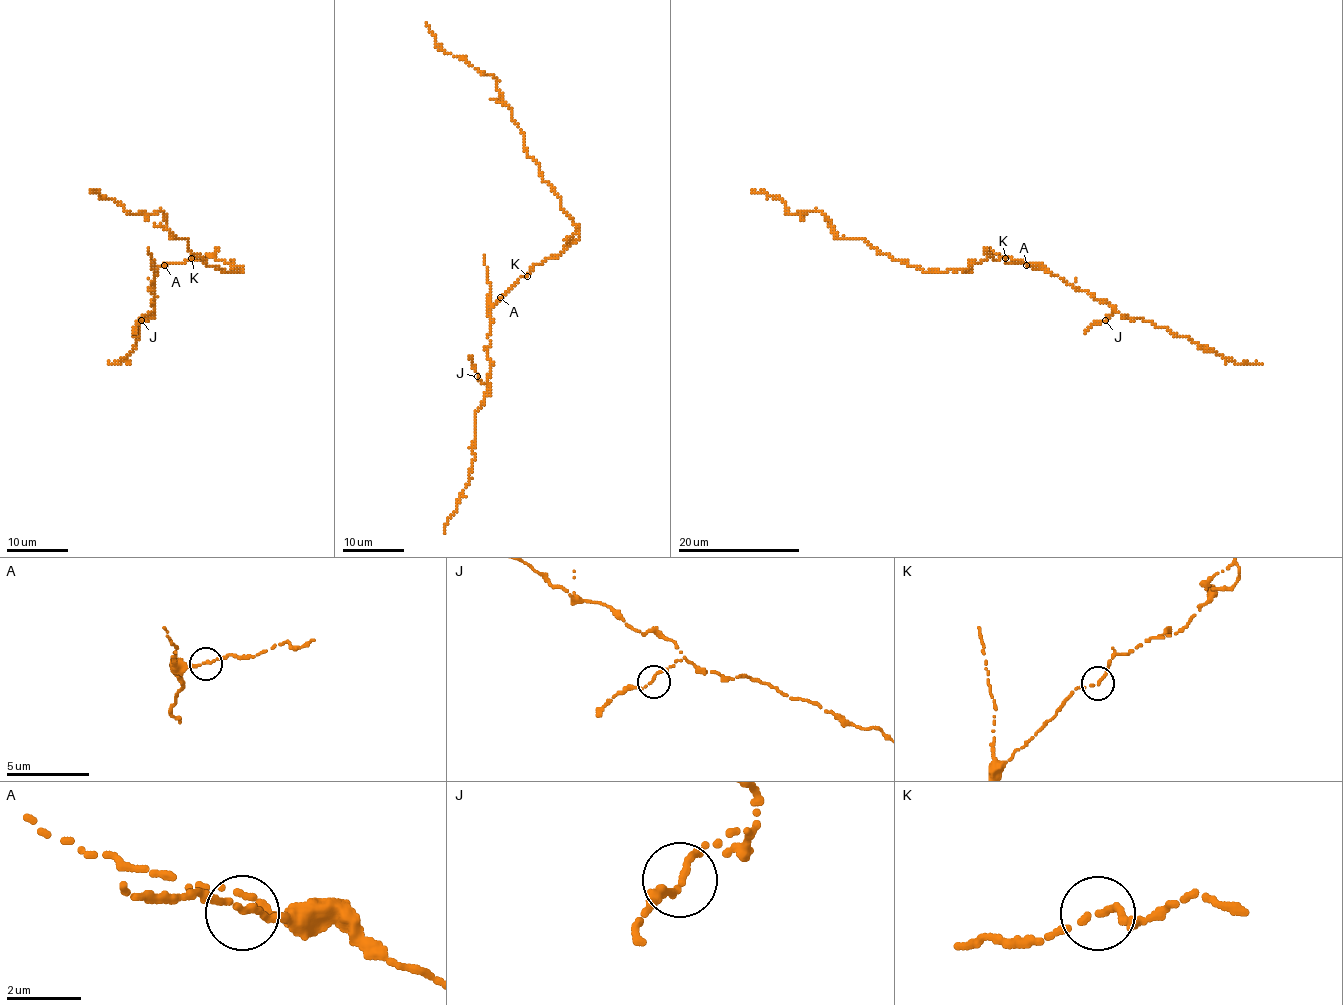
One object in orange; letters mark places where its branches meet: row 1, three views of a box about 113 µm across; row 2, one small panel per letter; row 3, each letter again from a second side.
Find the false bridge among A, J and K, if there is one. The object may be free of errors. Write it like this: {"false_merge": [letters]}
{"false_merge": []}

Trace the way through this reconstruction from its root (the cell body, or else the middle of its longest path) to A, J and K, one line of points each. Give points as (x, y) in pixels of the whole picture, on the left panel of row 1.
A: (216, 258), (205, 255), (199, 259), (192, 258), (164, 265)
J: (216, 258), (205, 255), (154, 267), (154, 311), (141, 320)
K: (216, 258), (207, 255), (199, 259), (192, 258)

